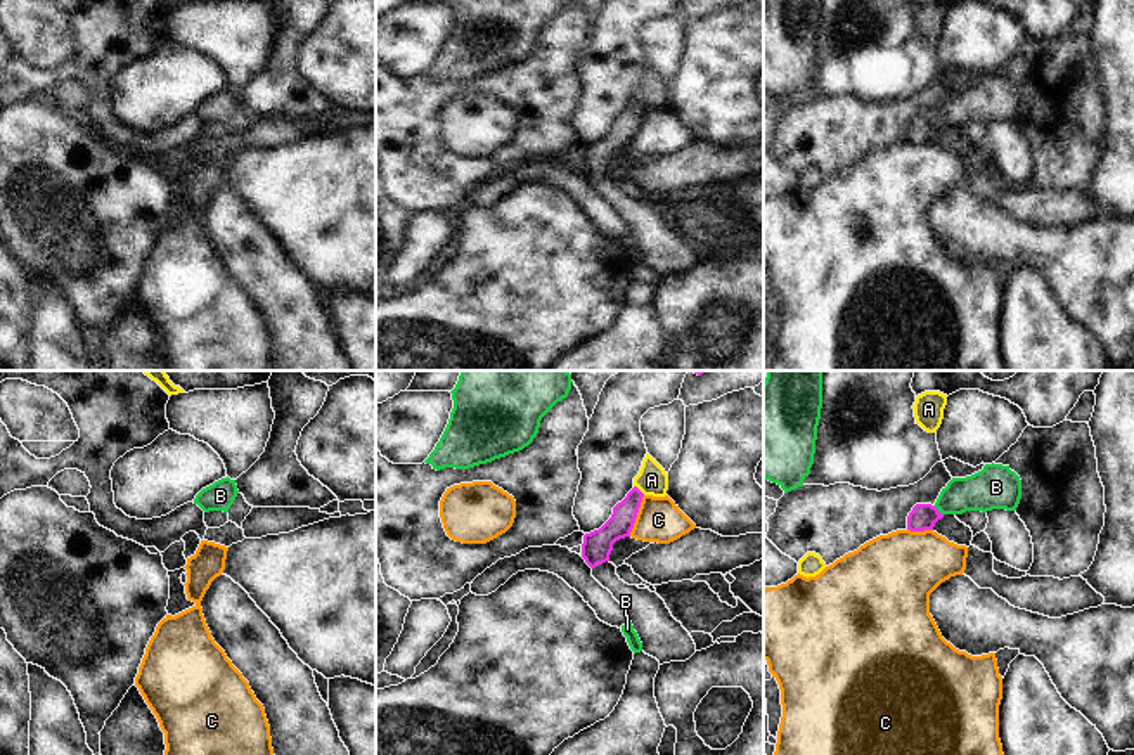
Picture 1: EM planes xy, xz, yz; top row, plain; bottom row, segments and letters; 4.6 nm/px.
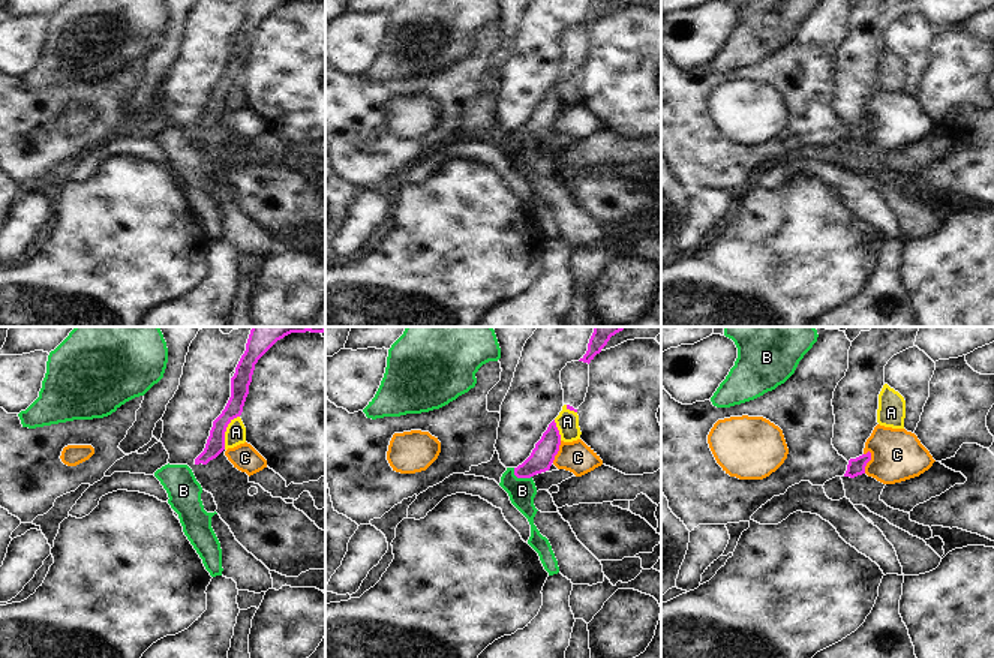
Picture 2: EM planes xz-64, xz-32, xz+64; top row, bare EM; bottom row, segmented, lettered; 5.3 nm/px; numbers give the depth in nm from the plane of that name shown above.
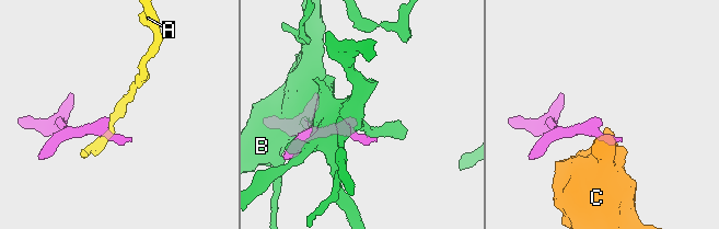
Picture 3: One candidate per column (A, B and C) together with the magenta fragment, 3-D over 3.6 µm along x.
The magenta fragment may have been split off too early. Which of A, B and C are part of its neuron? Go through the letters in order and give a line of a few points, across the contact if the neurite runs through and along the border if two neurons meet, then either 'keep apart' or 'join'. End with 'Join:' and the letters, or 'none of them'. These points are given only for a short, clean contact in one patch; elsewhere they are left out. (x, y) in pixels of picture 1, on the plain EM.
A: xz (634, 97), (644, 106) | keep apart
B: keep apart
C: xz (644, 108), (629, 148) | keep apart
Join: none of them

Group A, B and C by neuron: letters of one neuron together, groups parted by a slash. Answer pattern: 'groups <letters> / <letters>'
groups A / B / C

